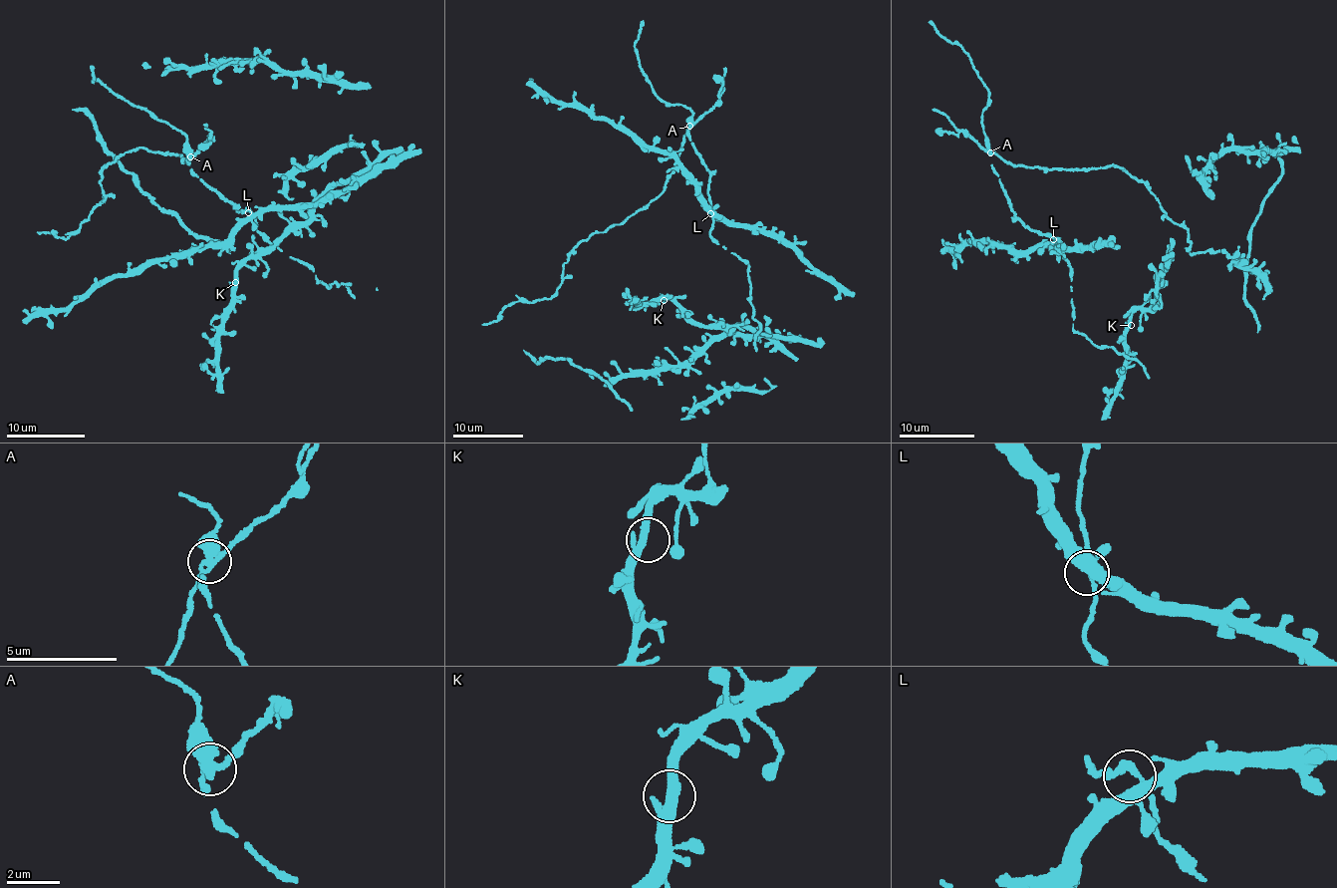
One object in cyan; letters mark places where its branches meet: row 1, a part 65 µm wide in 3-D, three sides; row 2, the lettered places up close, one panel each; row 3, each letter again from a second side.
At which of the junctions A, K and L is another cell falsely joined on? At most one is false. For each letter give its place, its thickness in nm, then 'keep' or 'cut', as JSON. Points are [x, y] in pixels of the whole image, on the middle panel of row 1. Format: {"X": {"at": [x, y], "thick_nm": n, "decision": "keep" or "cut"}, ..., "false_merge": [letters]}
{"A": {"at": [689, 126], "thick_nm": 280, "decision": "cut"}, "K": {"at": [664, 300], "thick_nm": 320, "decision": "keep"}, "L": {"at": [710, 213], "thick_nm": 180, "decision": "keep"}, "false_merge": ["A"]}

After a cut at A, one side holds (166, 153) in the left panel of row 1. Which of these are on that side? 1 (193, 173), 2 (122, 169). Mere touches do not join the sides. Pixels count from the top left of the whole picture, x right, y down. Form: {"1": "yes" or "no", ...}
{"1": "no", "2": "no"}

